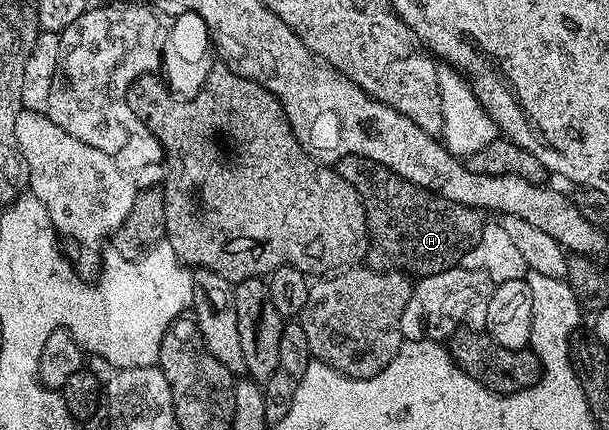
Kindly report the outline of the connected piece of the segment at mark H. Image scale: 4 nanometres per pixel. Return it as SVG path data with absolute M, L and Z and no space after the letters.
M358 154L343 156L335 164L335 169L339 176L343 176L343 180L347 180L347 184L351 184L351 188L355 188L363 204L369 233L369 251L365 254L364 261L370 270L400 270L402 274L417 278L447 272L460 267L463 256L479 243L479 238L483 235L487 222L482 211L447 200L443 195L423 188L419 184L411 184L411 180L391 172L391 168L367 156Z

